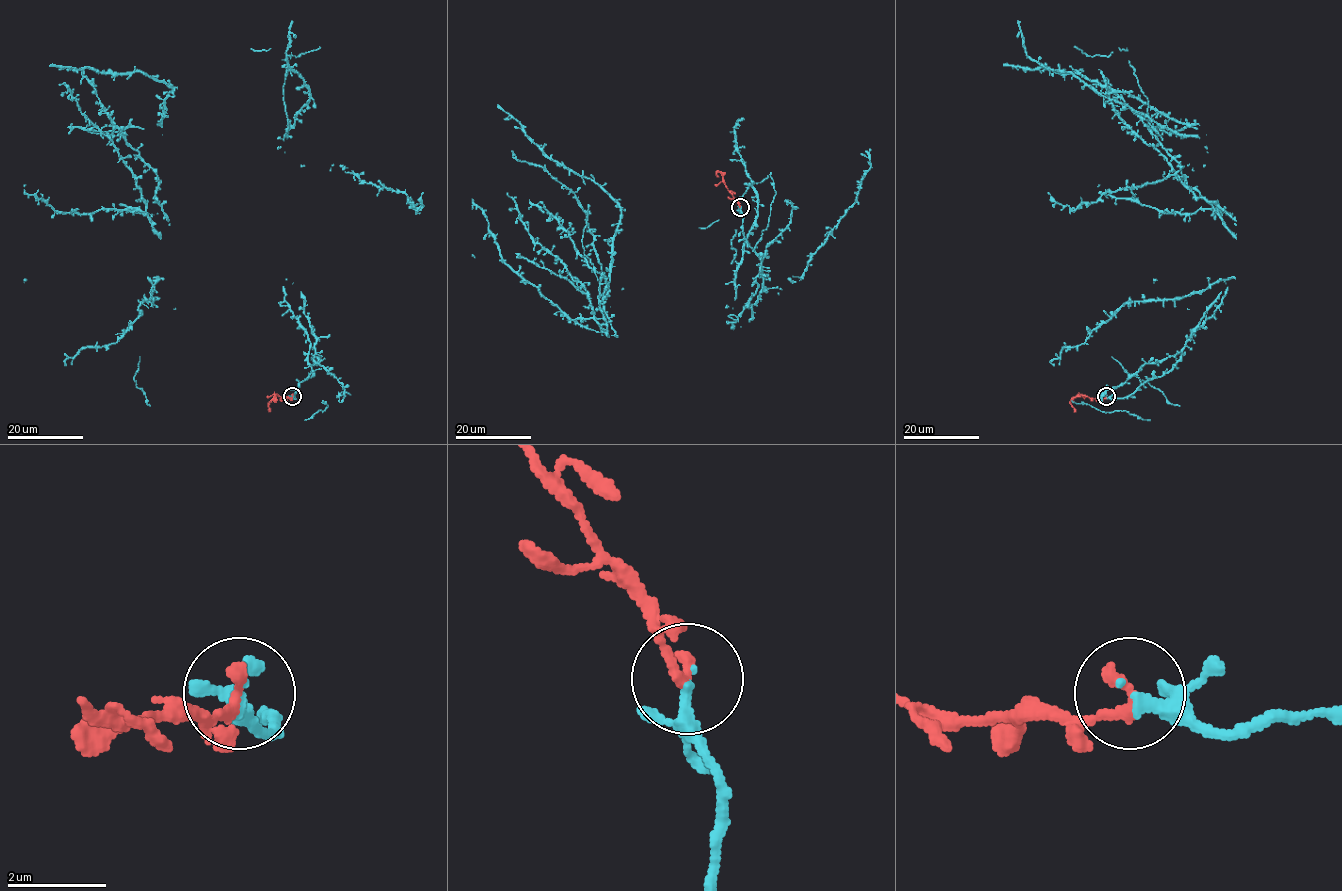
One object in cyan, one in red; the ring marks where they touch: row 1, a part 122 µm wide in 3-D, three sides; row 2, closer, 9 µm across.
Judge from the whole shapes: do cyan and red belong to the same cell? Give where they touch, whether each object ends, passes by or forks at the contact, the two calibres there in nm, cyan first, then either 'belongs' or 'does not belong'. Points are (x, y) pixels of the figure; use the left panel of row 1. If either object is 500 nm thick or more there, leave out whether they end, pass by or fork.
at (292, 396); cyan forks there; red ends there; 150 nm thick on the cyan side, 300 nm on the other; belongs

